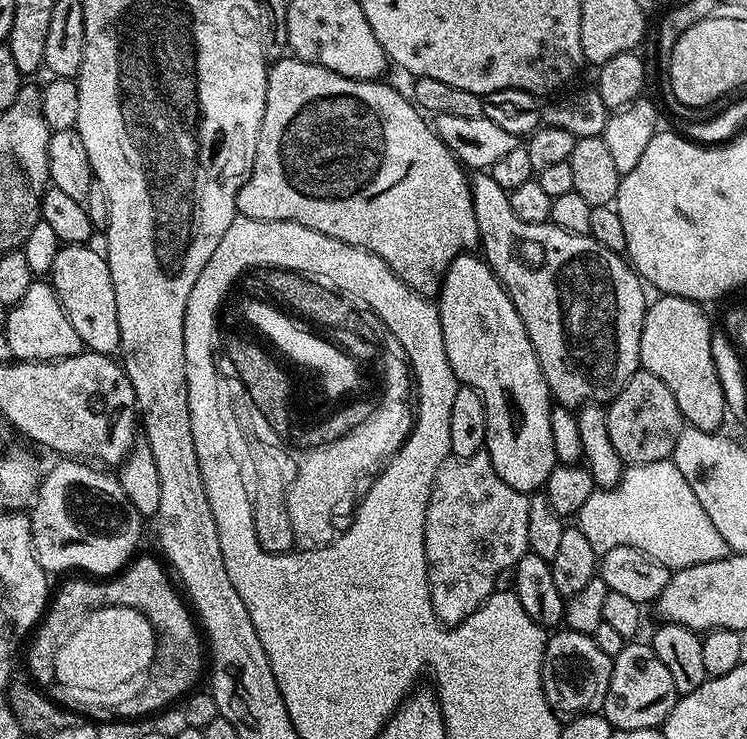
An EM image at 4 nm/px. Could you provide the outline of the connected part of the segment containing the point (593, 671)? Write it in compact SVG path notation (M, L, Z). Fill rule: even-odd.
M566 626L553 631L544 641L542 662L542 690L553 712L557 714L600 712L604 707L606 690L610 686L612 661L613 657L602 654L591 634L575 632Z

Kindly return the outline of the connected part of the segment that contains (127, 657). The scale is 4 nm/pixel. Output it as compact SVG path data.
M114 606L89 612L84 621L60 643L54 658L56 682L88 688L112 688L133 668L143 668L155 657L156 631L138 610Z

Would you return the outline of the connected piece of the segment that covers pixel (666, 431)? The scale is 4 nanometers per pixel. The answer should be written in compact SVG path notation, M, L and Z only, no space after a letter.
M637 370L630 382L626 382L623 390L607 405L606 411L610 426L610 442L614 442L614 450L618 450L618 454L628 466L669 459L680 437L680 431L686 427L685 418L678 410L674 394L668 389L666 382L662 382L662 378L647 370Z

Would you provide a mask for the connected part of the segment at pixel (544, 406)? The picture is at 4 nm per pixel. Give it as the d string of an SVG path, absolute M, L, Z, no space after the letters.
M461 254L454 258L454 262L450 262L438 293L440 325L448 367L461 385L474 389L484 399L484 448L490 462L494 462L498 478L502 478L506 486L514 486L514 490L532 494L543 489L544 483L558 466L554 454L554 438L550 434L550 410L554 407L552 393L548 391L542 366L538 366L538 358L526 334L526 326L522 326L518 310L514 310L514 302L508 297L506 289L500 285L499 278L493 274L487 260L479 255L472 255L476 254Z

